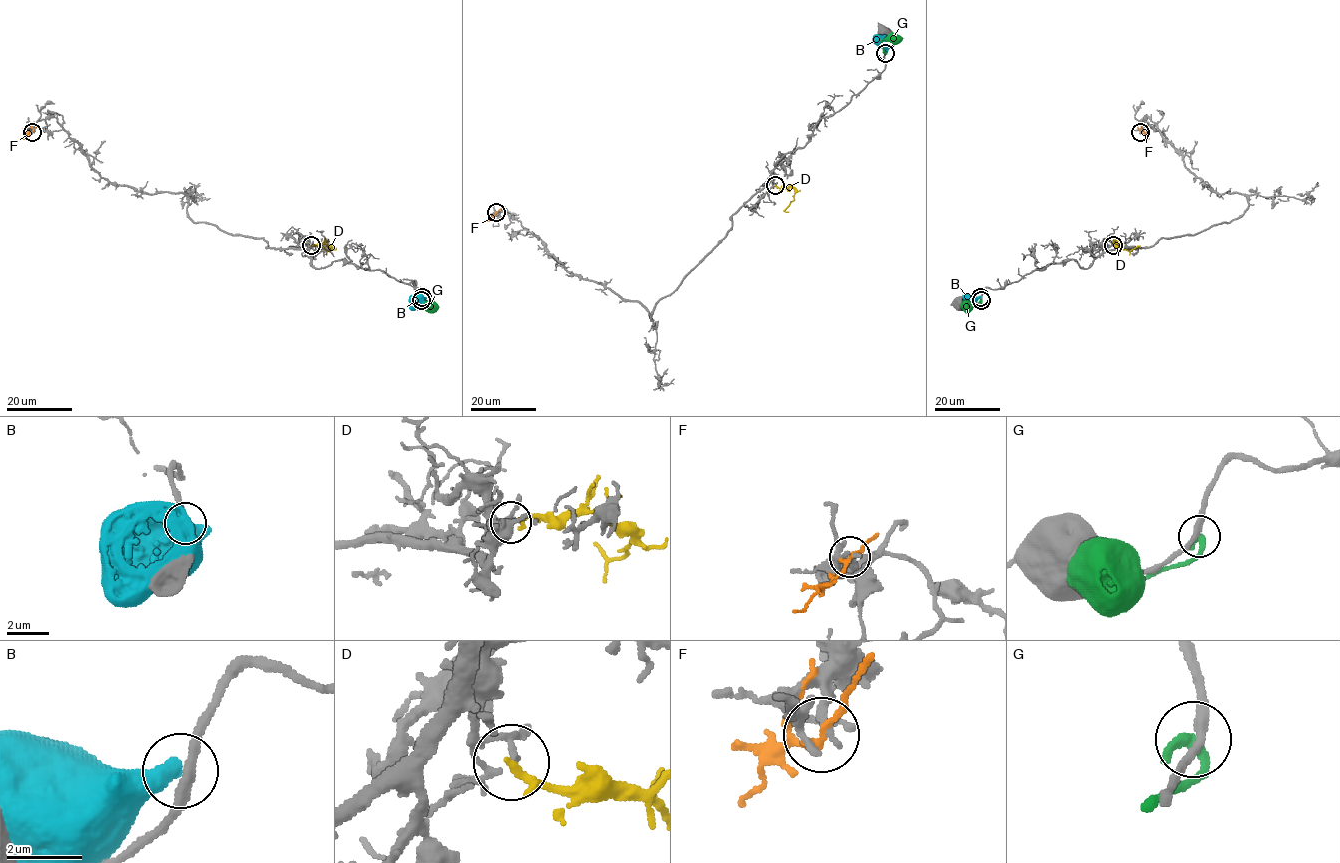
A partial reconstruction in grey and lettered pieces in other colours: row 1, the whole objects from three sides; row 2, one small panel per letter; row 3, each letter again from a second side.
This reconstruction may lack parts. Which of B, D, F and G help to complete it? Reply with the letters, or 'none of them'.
none of them

